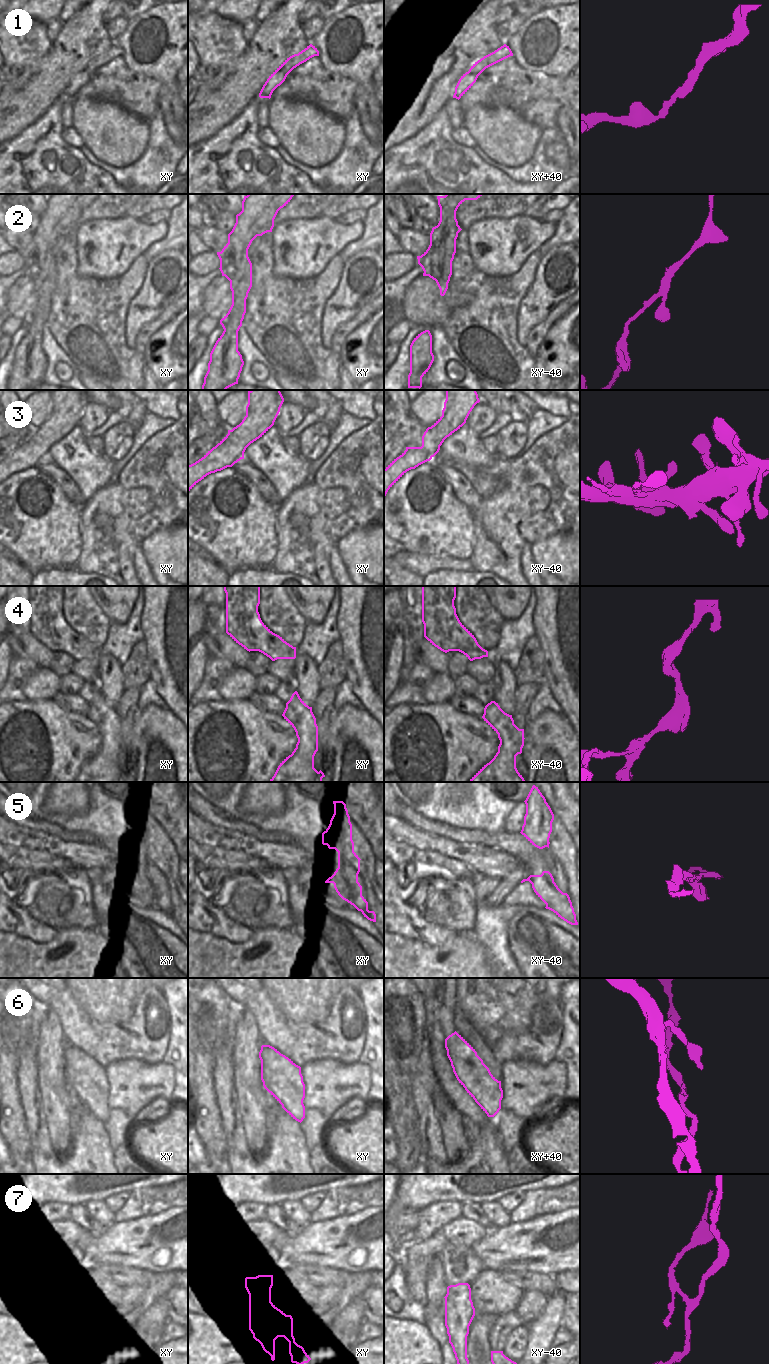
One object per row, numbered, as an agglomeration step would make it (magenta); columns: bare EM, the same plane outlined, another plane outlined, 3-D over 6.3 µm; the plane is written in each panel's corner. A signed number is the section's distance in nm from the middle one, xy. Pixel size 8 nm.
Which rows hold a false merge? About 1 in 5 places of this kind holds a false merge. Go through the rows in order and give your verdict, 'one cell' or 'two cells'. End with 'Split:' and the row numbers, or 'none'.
1: one cell
2: one cell
3: one cell
4: one cell
5: one cell
6: two cells
7: one cell
Split: 6

